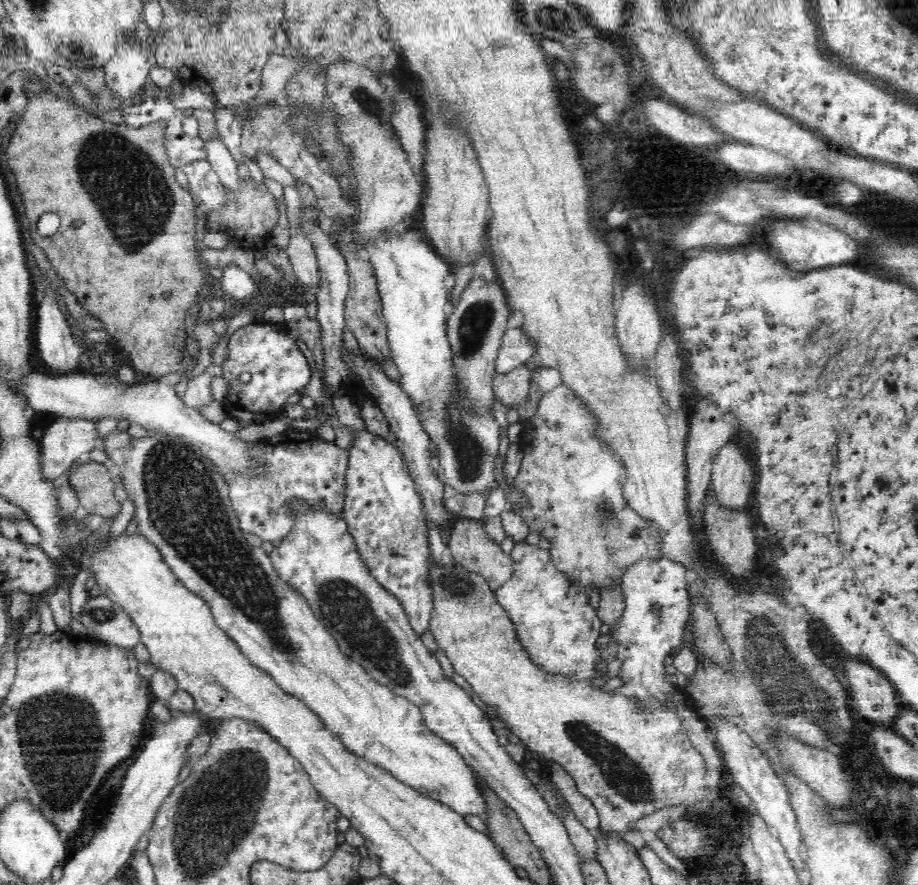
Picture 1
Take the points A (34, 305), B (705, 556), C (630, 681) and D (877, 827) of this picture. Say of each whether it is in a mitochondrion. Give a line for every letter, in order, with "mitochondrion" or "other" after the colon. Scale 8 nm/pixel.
A: other
B: other
C: other
D: other

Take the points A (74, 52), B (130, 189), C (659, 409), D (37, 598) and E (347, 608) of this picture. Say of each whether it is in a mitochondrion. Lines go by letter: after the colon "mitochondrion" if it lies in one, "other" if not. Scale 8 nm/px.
A: mitochondrion
B: mitochondrion
C: mitochondrion
D: other
E: mitochondrion

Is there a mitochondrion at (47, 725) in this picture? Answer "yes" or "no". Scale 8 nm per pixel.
yes

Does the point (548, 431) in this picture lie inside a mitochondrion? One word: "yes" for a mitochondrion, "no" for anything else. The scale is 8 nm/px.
no

